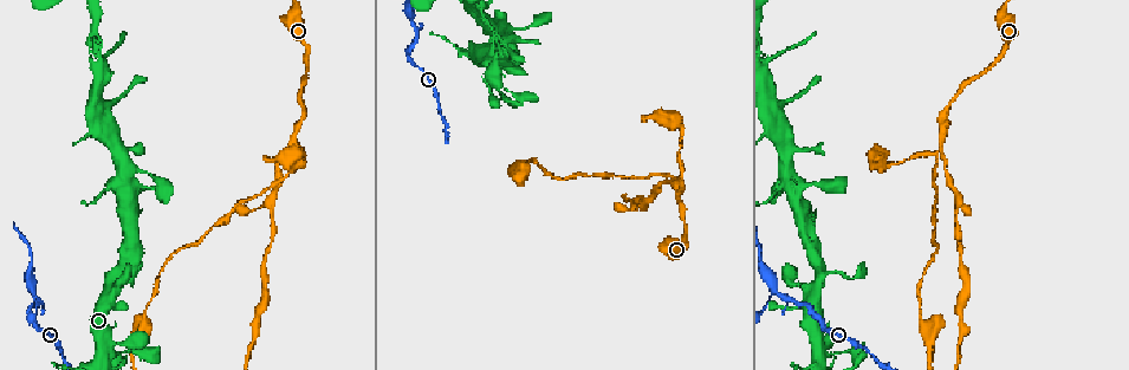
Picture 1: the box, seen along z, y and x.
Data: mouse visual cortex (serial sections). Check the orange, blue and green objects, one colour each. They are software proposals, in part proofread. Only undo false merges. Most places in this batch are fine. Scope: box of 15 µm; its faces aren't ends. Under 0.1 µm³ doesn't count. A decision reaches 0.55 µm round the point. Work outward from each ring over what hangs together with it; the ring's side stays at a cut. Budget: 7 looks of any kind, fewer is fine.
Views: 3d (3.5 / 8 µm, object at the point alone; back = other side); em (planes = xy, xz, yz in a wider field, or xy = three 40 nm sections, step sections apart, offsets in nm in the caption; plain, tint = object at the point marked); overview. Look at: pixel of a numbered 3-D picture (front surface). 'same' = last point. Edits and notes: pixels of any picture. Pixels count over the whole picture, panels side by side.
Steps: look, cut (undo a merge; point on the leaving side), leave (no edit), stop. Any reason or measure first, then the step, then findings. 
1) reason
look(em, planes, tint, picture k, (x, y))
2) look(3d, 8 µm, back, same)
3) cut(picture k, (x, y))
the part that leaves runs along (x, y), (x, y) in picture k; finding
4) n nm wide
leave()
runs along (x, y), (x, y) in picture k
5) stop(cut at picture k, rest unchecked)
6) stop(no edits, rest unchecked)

sharp bend
look(3d, 8 µm, picture 1, (670, 180))

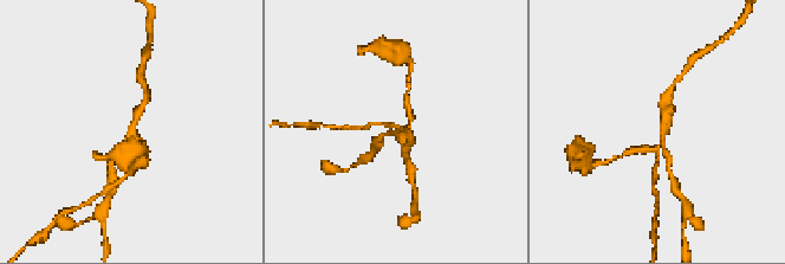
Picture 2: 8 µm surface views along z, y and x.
closer look
look(3d, 3.5 µm, picture 2, (663, 134))

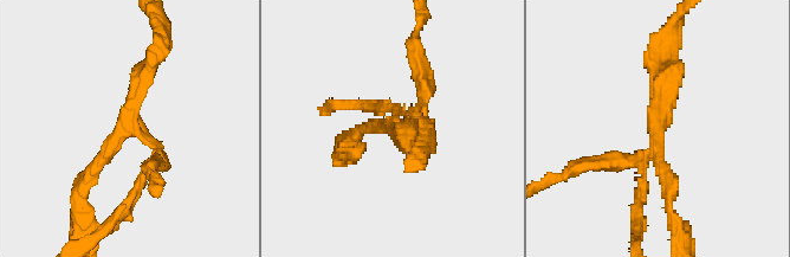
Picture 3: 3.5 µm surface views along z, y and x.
3 arms; arms of 150, 200, 200 nm
look(em, planes, tint, picture 3, (131, 121))

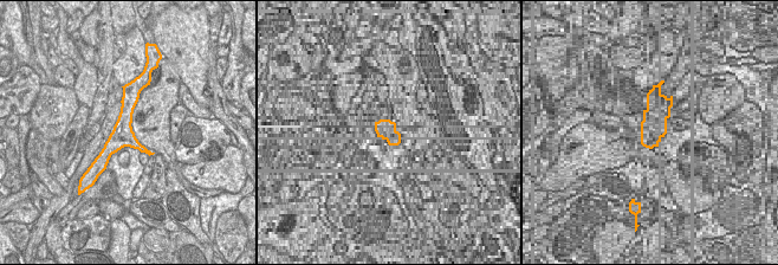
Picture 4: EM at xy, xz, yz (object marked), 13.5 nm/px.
cut(picture 3, (128, 205))
the part that leaves runs along (645, 159), (635, 242) in picture 3; two cells meet here

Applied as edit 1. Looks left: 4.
arms part here
look(3d, 3.5 µm, picture 1, (33, 291))

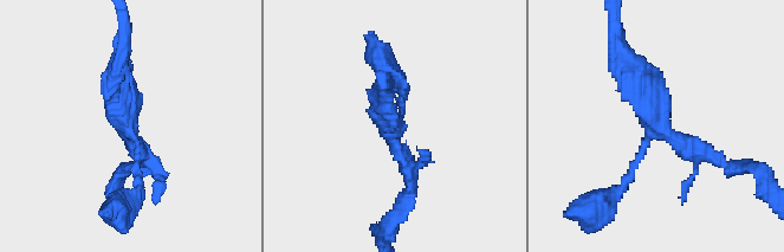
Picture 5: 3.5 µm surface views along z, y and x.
3 arms; arms of 100, 200, 300 nm; need the tissue
look(em, xy, step 3, tint, picture 5, (663, 126))

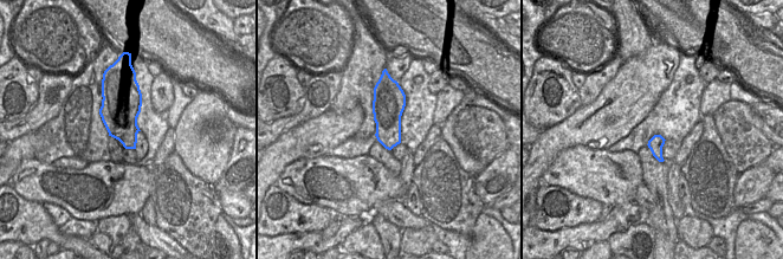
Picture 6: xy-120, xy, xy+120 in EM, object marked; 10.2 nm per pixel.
leave()
all the same cell

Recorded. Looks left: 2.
thin arm on a thick one
look(3d, 3.5 µm, picture 1, (132, 189))

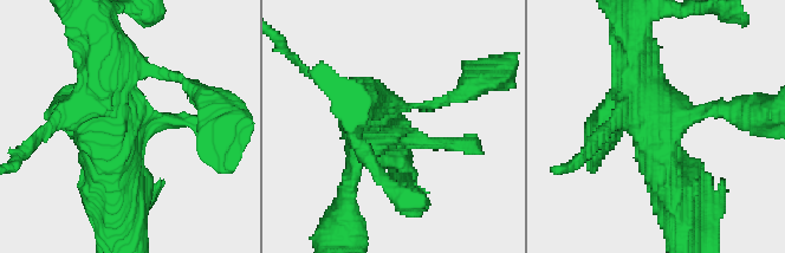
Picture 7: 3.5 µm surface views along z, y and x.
shape alone is not enough
look(em, xy, step 2, tint, picture 7, (651, 129))

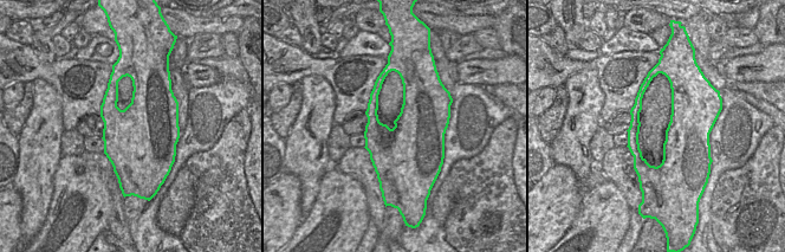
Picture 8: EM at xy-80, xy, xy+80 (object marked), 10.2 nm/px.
leave()
runs along (673, 202), (634, 57) in picture 7; continuous, no second cell

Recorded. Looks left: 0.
stop(cut at picture 3, rest unchecked)

